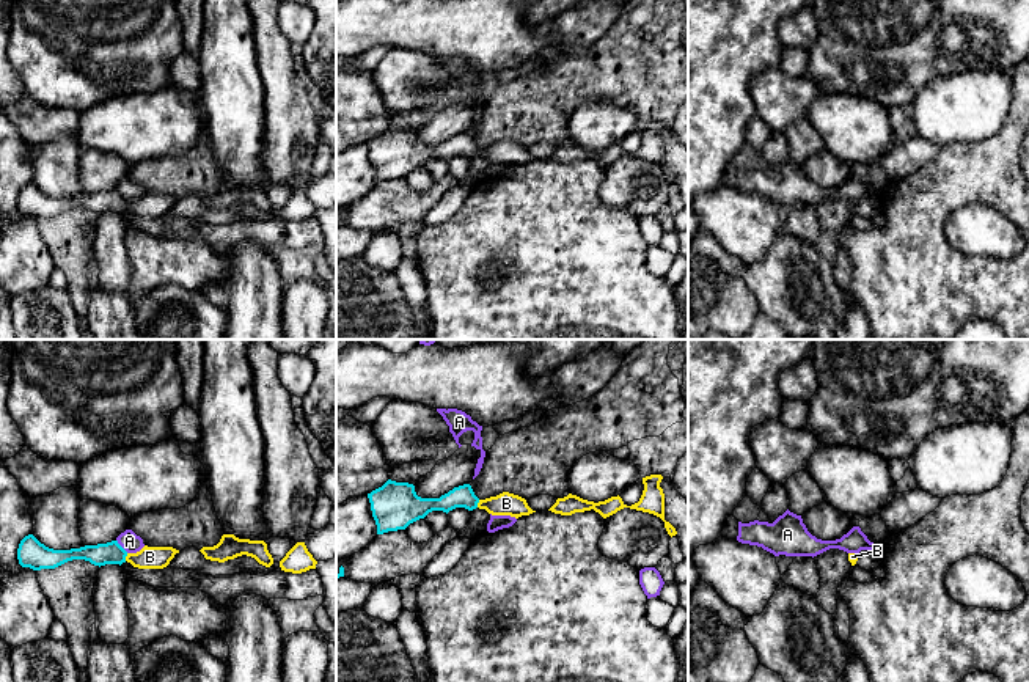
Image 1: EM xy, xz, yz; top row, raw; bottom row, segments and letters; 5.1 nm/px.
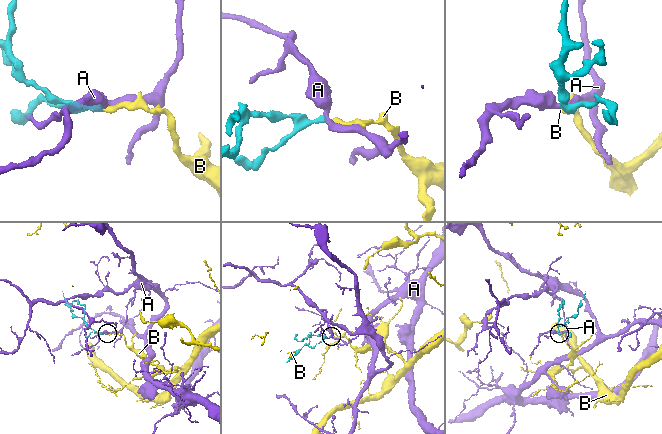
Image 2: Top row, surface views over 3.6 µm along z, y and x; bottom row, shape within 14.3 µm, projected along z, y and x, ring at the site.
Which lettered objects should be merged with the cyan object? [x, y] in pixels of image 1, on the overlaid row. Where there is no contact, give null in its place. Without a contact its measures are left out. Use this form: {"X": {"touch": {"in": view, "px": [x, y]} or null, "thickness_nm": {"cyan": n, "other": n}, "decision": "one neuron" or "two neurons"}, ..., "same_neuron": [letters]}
{"A": {"touch": {"in": "xy", "px": [120, 546]}, "thickness_nm": {"cyan": 110, "other": 100}, "decision": "two neurons"}, "B": {"touch": {"in": "xy", "px": [126, 555]}, "thickness_nm": {"cyan": 110, "other": 110}, "decision": "one neuron"}, "same_neuron": ["B"]}

